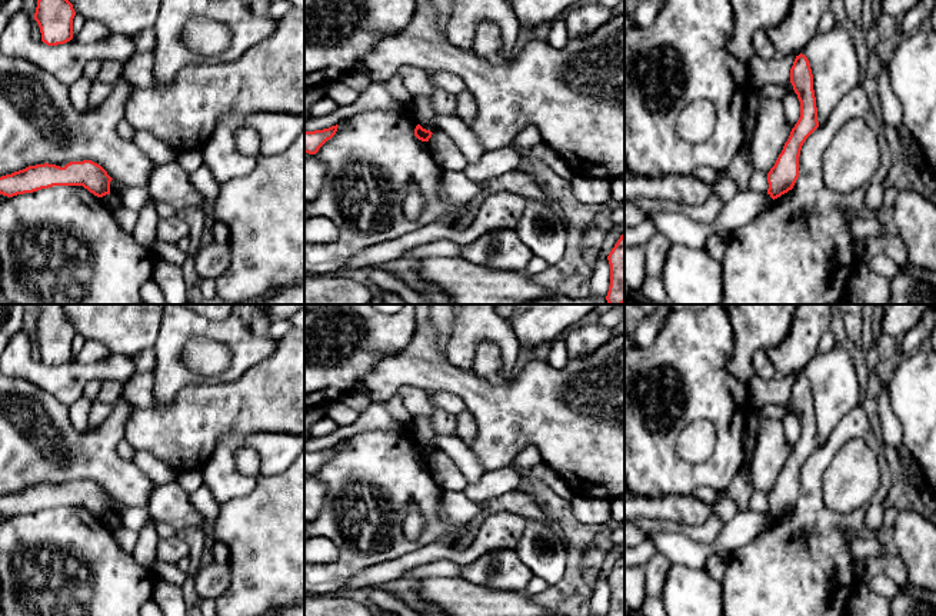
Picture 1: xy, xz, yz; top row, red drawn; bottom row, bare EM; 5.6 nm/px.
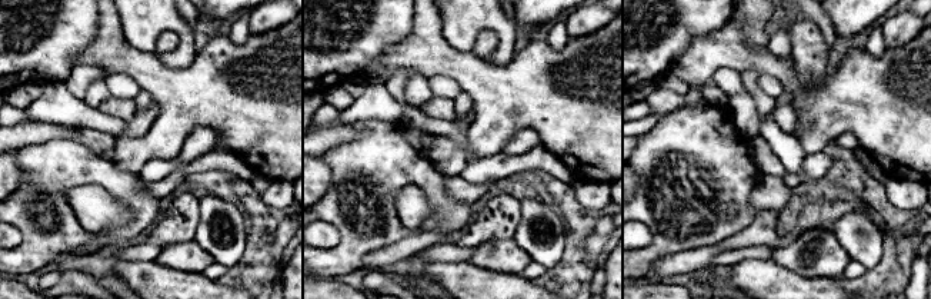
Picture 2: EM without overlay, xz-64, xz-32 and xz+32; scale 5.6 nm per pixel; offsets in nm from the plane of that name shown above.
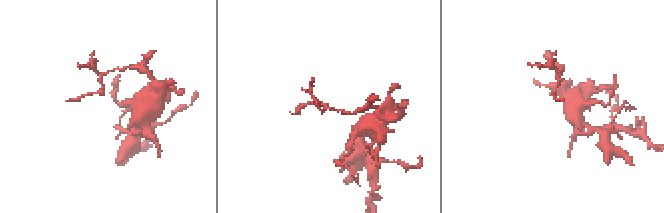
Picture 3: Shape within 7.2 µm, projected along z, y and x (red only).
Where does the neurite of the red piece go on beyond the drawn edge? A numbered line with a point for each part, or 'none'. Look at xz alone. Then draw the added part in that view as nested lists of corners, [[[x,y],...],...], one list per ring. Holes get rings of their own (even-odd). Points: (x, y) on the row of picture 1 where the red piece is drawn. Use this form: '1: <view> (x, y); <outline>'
none

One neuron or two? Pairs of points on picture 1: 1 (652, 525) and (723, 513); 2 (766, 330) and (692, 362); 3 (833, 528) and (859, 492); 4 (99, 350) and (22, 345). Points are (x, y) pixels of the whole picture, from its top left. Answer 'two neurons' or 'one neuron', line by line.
1: two neurons
2: two neurons
3: two neurons
4: two neurons

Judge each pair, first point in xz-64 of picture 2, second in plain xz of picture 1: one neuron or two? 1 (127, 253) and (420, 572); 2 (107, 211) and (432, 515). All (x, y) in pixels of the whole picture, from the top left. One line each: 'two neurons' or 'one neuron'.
1: one neuron
2: two neurons

